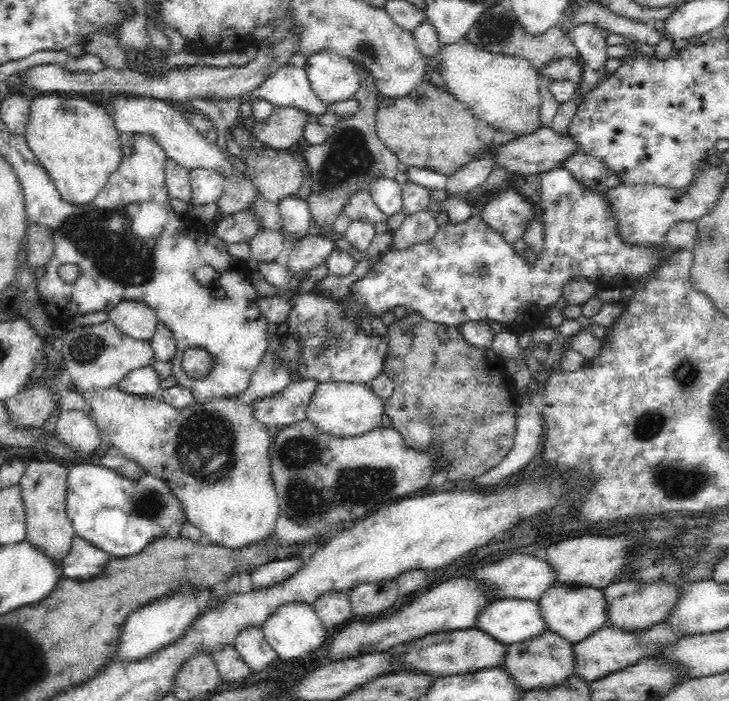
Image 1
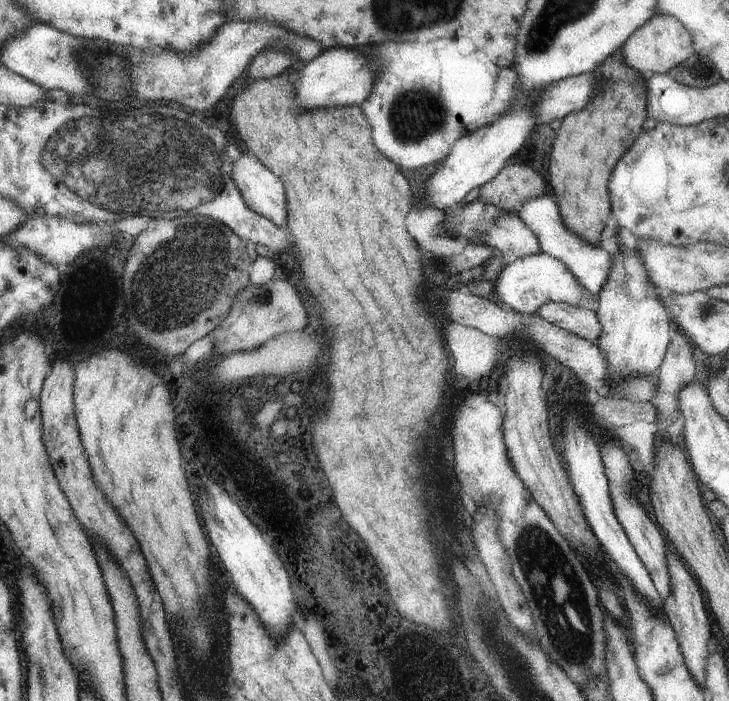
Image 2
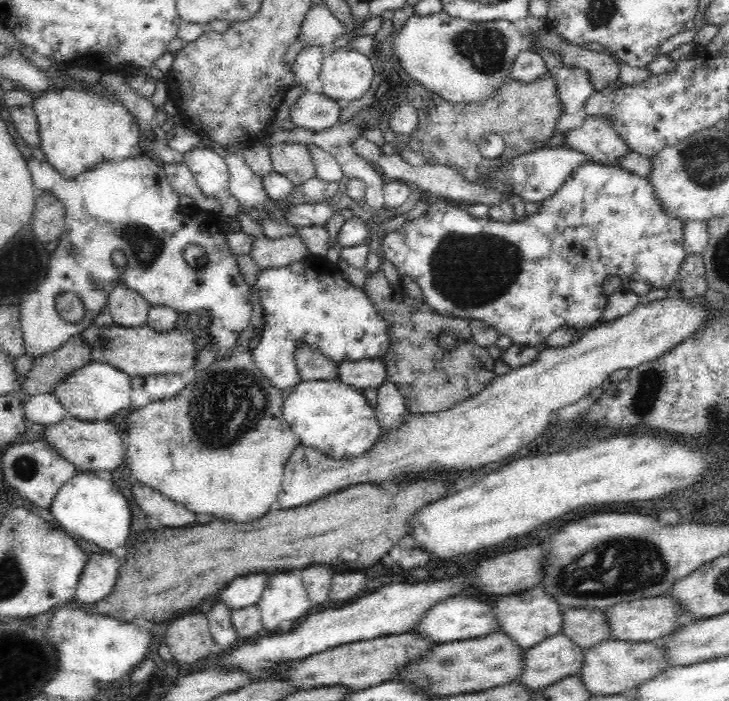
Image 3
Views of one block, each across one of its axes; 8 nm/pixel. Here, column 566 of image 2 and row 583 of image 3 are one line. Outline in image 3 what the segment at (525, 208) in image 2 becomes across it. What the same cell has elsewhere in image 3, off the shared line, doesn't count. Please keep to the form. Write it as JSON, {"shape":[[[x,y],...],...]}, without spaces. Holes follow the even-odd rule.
{"shape":[[[249,573],[234,577],[221,591],[217,600],[221,600],[228,608],[239,609],[254,606],[264,592],[271,574]]]}

